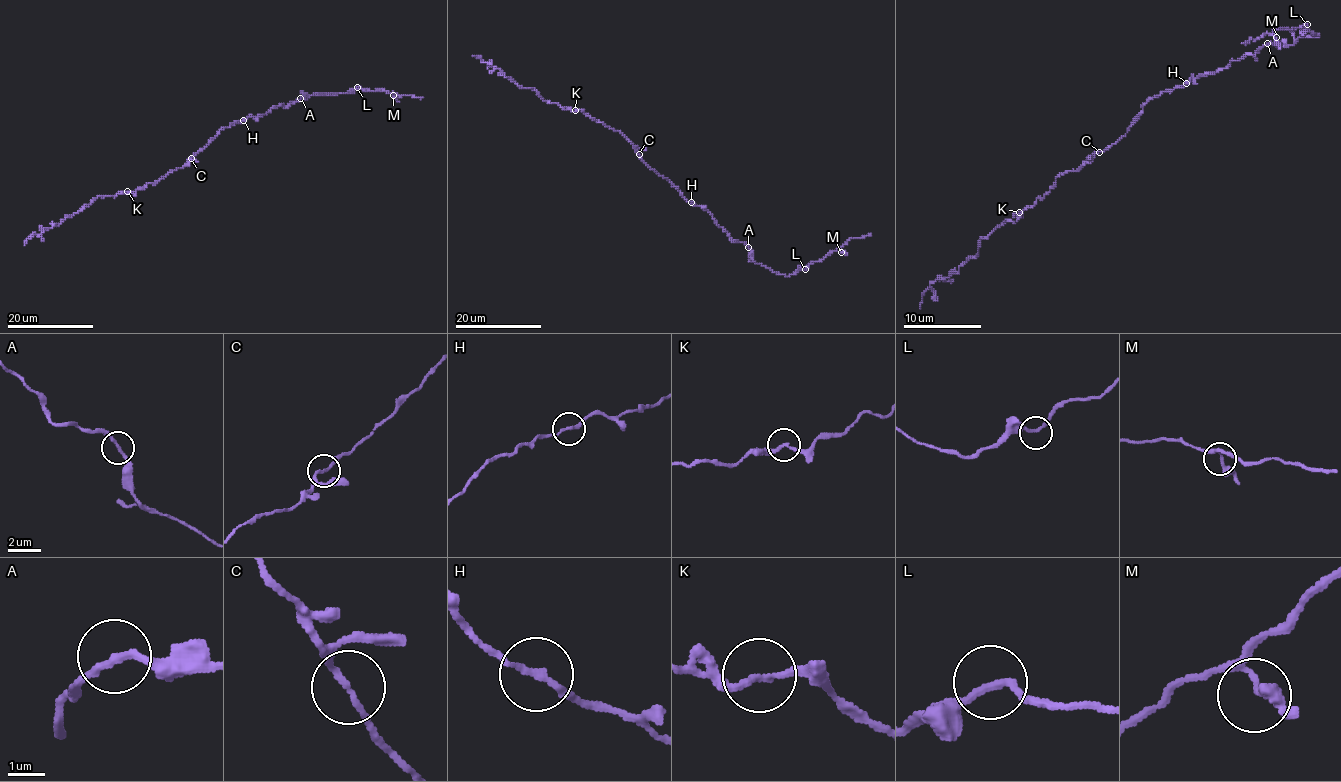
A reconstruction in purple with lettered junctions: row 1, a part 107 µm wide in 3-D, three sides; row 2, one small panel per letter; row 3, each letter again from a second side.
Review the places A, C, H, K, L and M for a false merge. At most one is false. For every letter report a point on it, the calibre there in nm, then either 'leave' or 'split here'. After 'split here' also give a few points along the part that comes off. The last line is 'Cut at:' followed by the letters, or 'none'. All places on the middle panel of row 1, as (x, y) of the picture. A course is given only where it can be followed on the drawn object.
A: (748, 247) | 190 nm | leave
C: (639, 154) | 160 nm | leave
H: (691, 202) | 180 nm | leave
K: (575, 110) | 180 nm | leave
L: (805, 269) | 200 nm | leave
M: (841, 252) | 240 nm | leave
Cut at: none

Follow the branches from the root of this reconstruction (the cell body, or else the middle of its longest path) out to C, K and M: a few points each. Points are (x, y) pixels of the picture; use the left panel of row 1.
C: (218, 133), (191, 158)
K: (218, 133), (181, 168), (173, 170), (154, 183), (148, 182), (134, 192), (128, 191)
M: (218, 133), (314, 95), (356, 88), (393, 95)

